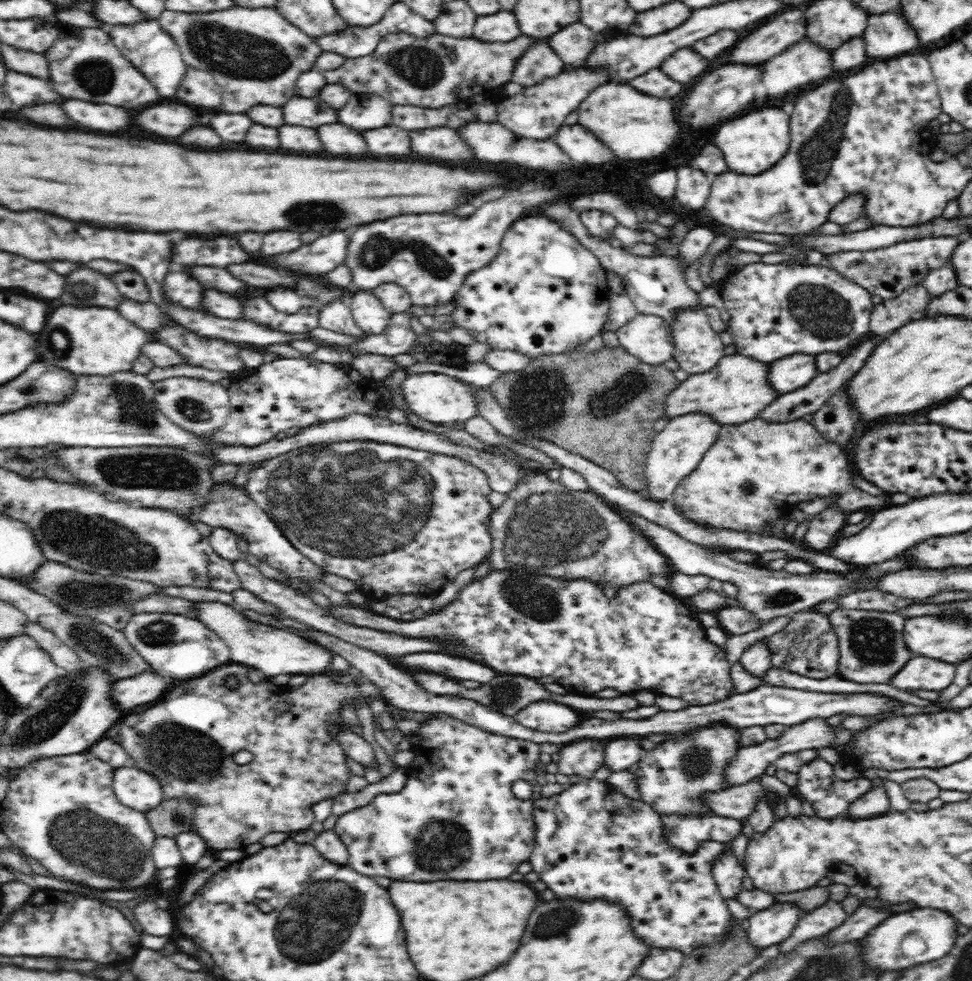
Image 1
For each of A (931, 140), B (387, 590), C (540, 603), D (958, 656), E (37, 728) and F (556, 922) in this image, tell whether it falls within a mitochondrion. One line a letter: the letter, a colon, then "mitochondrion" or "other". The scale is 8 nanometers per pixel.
A: other
B: other
C: mitochondrion
D: other
E: mitochondrion
F: mitochondrion

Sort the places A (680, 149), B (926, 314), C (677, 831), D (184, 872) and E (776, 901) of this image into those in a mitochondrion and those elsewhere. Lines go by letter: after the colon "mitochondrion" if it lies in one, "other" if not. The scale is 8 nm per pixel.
A: other
B: other
C: mitochondrion
D: other
E: other

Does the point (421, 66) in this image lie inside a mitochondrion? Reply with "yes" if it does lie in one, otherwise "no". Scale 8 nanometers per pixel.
yes

